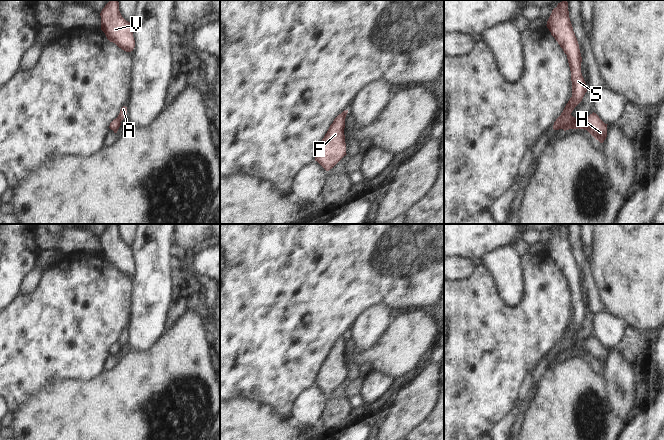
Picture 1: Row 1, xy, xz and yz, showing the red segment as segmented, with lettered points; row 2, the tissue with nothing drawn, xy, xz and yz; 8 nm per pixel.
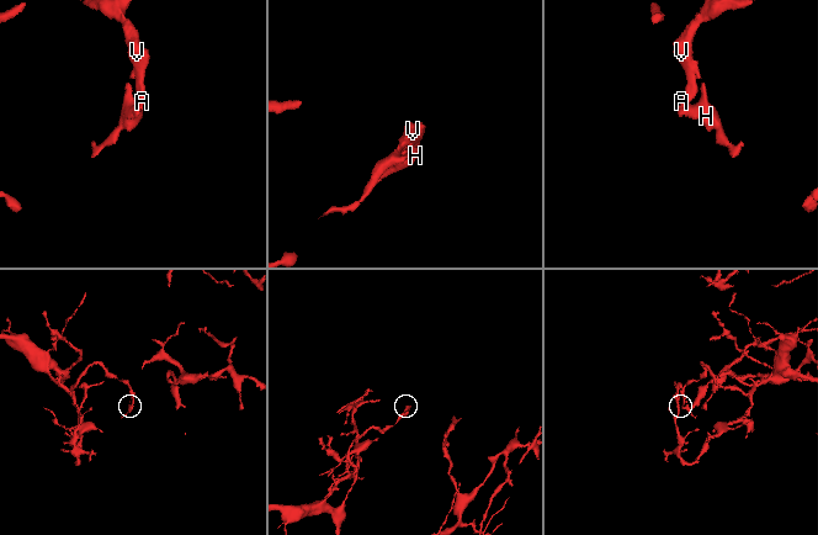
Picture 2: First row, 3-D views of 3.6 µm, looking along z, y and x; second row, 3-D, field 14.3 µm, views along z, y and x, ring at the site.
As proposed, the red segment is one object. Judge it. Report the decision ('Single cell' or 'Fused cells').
Fused cells.

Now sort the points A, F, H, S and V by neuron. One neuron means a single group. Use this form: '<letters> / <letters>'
A S V / F H

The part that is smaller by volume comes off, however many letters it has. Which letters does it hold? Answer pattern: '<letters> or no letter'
F, H

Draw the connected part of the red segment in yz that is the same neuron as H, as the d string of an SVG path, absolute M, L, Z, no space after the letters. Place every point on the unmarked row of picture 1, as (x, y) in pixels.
M592 337L584 342L575 342L572 339L566 340L561 345L555 345L554 354L563 353L584 353L587 354L596 364L603 367L607 361L607 349L596 337Z

